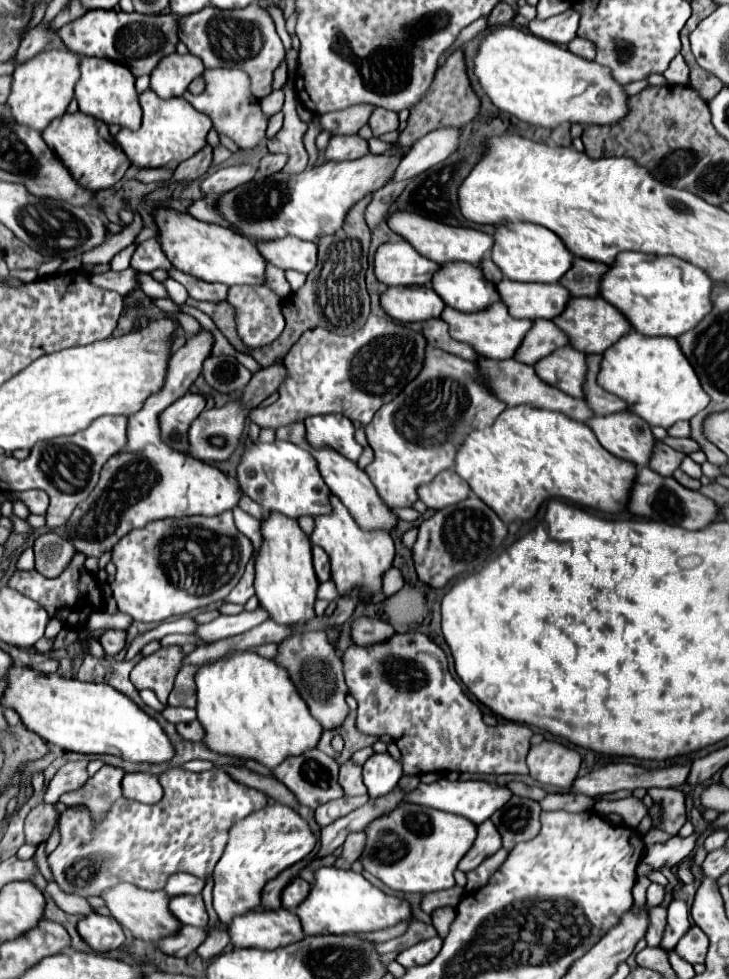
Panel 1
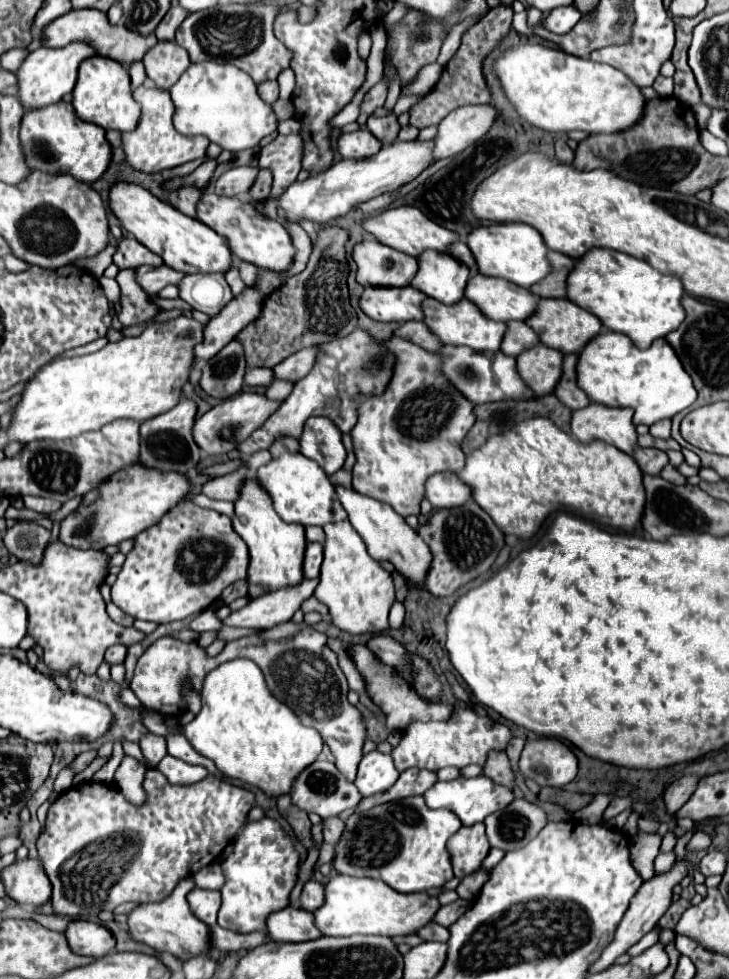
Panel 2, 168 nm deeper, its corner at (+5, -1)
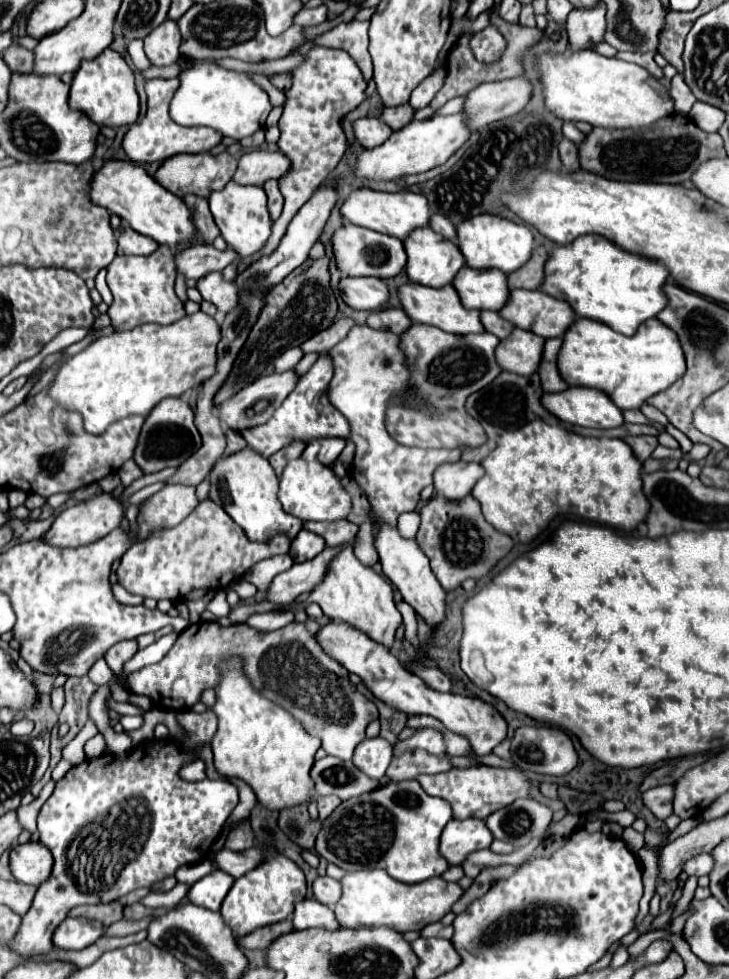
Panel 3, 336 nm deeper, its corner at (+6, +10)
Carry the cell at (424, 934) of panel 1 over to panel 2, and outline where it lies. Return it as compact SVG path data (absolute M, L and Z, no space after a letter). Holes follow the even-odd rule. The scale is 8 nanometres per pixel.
M430 921L422 929L418 929L416 935L420 939L424 939L424 941L448 941L448 937L450 937L448 929L442 927L442 925L438 925L438 923L434 923L434 921Z

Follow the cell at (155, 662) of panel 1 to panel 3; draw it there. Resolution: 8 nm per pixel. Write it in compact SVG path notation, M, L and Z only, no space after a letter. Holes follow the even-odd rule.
M217 622L191 624L179 634L173 648L167 652L167 656L161 662L143 666L141 670L131 672L127 676L127 682L131 684L133 692L149 696L153 706L179 712L185 706L191 708L195 702L199 702L201 694L207 688L217 688L219 684L217 664L233 656L239 656L243 660L243 668L247 670L247 676L253 688L257 688L257 692L261 692L261 696L265 696L267 700L273 700L277 706L285 708L297 722L303 724L305 732L309 732L311 736L317 736L321 740L321 748L329 756L351 760L355 746L361 740L365 740L367 724L371 720L377 720L379 716L377 706L371 700L367 700L361 692L357 692L357 688L349 682L349 672L323 652L317 640L307 632L305 624L297 624L297 622L291 622L285 628L279 628L275 632L259 632L247 624L231 624L231 626L219 626Z

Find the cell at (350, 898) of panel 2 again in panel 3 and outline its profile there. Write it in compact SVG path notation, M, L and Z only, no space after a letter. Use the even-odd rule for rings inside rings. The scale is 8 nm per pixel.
M359 870L347 874L341 882L329 876L317 878L313 882L313 894L315 900L319 900L325 906L333 908L335 904L333 912L343 928L389 926L395 928L397 932L411 932L411 930L421 930L431 922L439 922L451 910L451 906L461 898L463 888L459 884L445 882L443 878L433 878L409 886L393 880L385 870ZM341 884L343 884L343 896L341 896Z

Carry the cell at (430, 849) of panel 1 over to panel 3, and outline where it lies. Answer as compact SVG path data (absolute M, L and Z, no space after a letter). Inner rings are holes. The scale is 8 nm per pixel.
M403 780L403 782L389 782L385 786L379 786L373 792L361 794L353 800L341 802L327 820L321 822L321 830L315 842L315 850L319 856L323 856L327 862L333 862L335 866L357 872L357 870L373 870L381 868L391 878L405 882L405 884L417 884L423 880L429 880L433 876L441 876L449 864L439 854L439 836L445 824L453 818L451 806L441 800L429 796L417 780Z

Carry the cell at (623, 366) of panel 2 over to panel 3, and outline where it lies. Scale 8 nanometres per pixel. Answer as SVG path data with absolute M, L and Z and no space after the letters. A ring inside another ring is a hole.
M577 318L565 330L561 356L557 356L561 376L569 386L589 386L605 392L621 410L641 408L645 400L673 384L685 374L685 356L677 334L657 318L645 320L633 336L623 336L609 326Z

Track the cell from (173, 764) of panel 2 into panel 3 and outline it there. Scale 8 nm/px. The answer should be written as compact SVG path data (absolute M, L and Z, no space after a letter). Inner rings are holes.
M195 760L187 766L181 768L181 778L183 780L189 780L189 782L199 782L199 780L205 780L207 774L205 774L205 762L203 760Z

